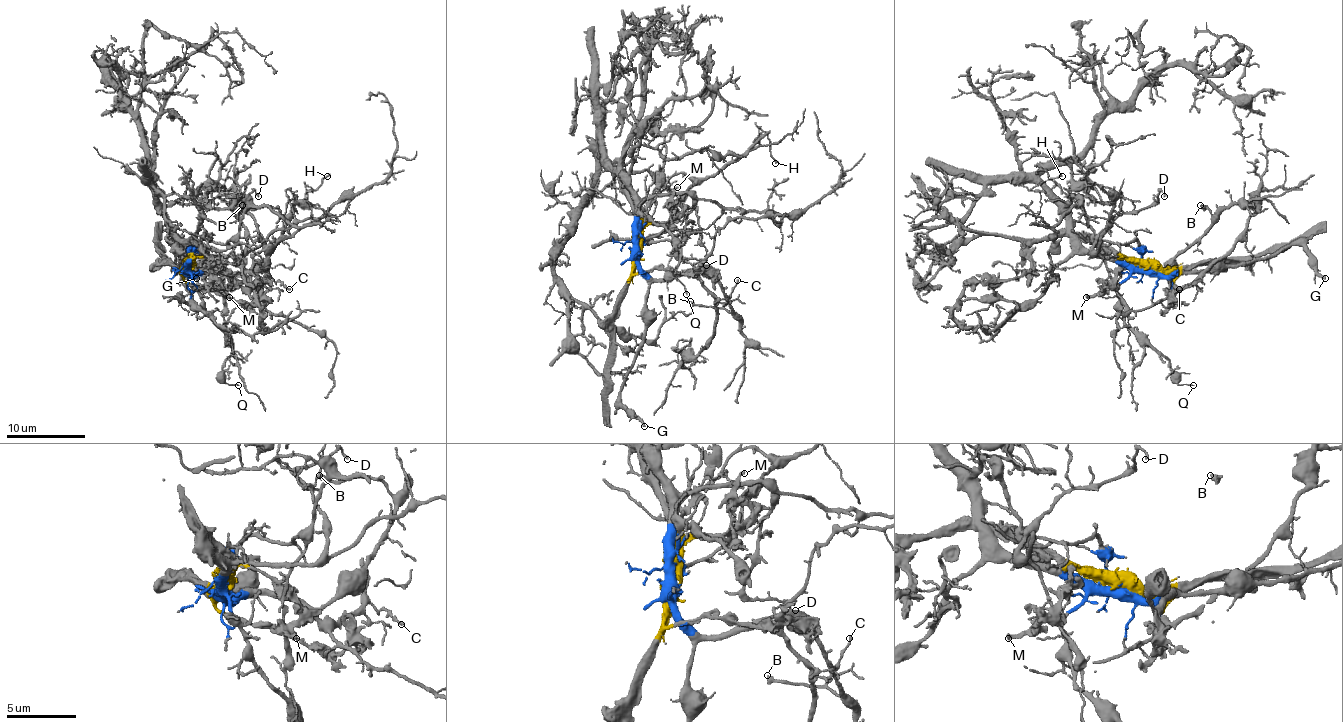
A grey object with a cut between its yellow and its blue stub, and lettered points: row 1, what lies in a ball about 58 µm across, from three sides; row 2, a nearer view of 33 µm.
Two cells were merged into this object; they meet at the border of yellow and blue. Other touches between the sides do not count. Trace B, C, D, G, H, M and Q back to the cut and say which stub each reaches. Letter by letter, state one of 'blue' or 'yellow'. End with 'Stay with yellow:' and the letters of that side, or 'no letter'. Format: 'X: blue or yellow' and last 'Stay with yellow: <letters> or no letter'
B: blue
C: blue
D: blue
G: blue
H: blue
M: yellow
Q: blue
Stay with yellow: M

